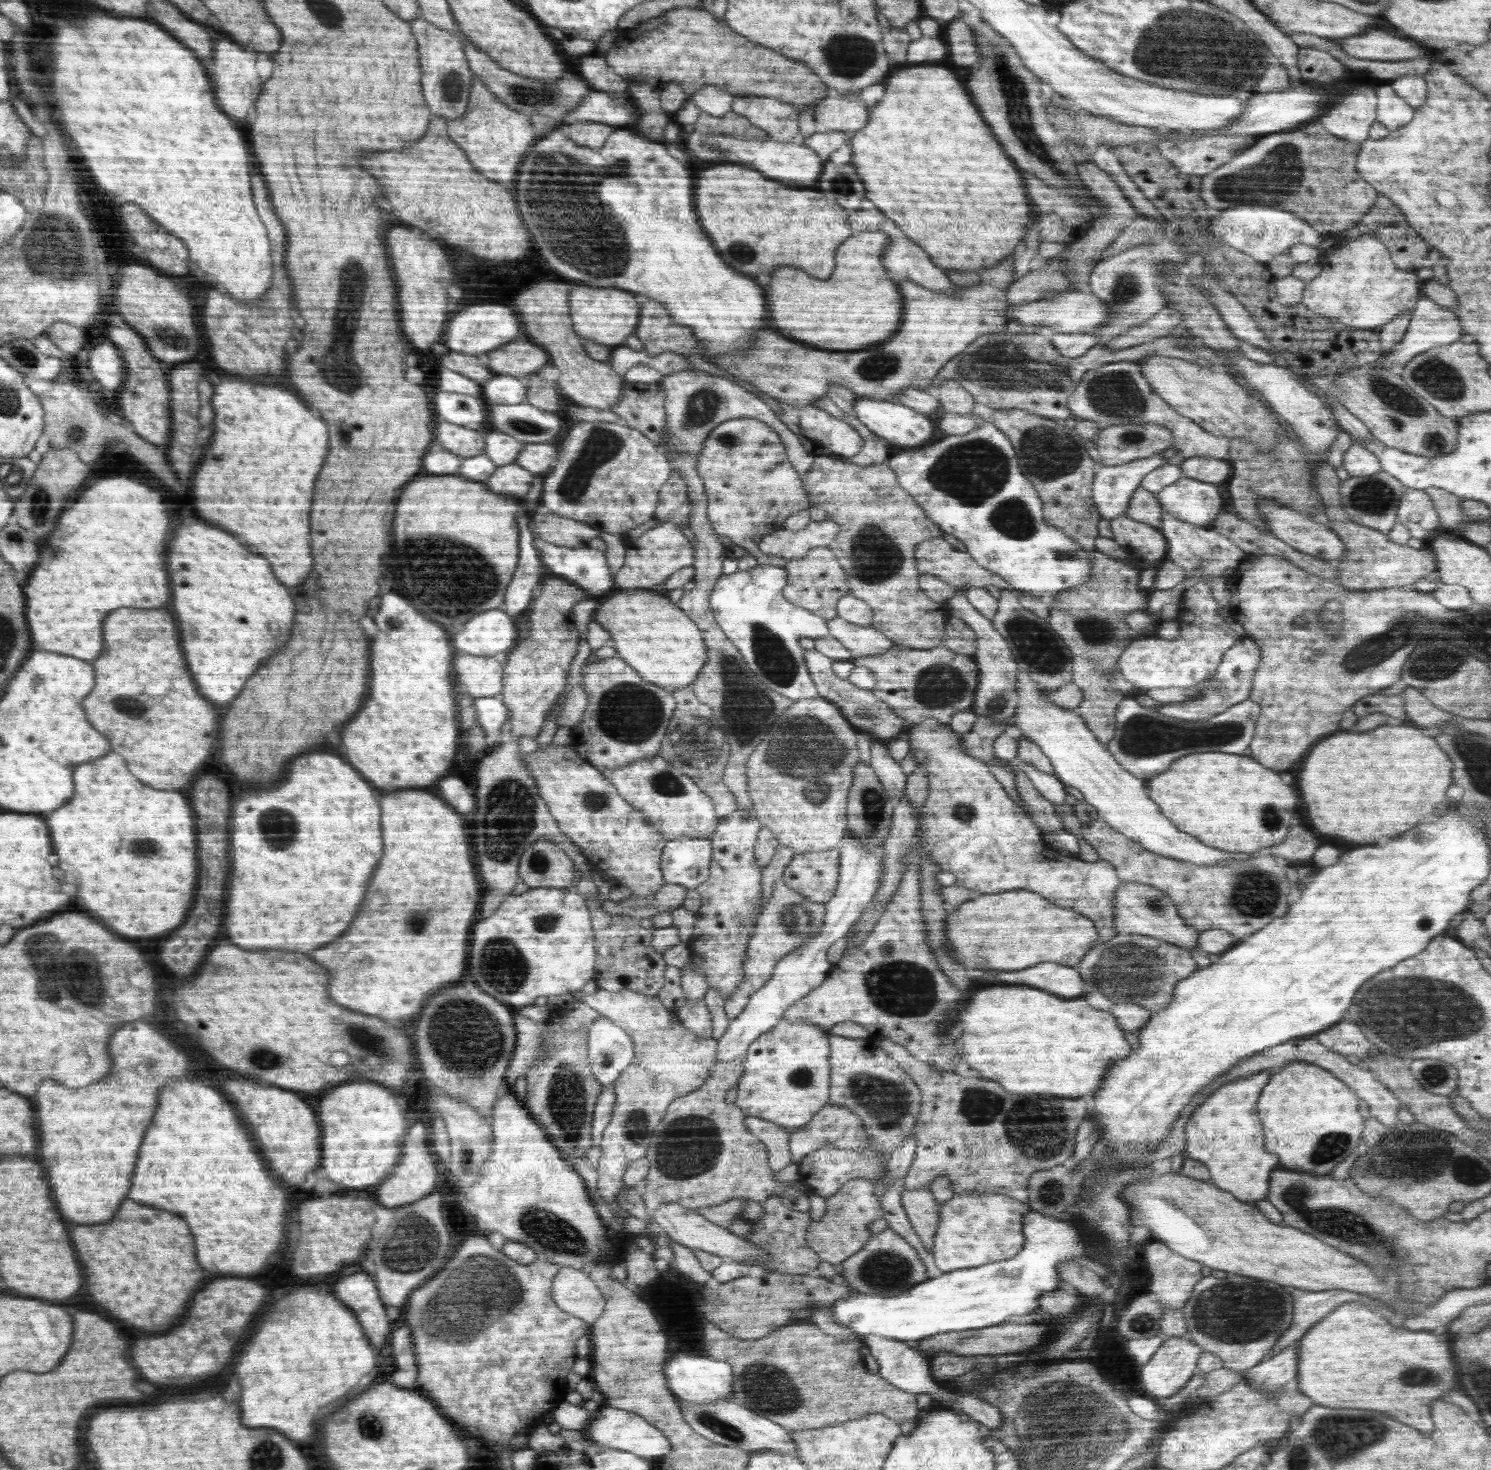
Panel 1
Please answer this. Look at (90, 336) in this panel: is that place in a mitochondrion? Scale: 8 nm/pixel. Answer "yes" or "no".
no

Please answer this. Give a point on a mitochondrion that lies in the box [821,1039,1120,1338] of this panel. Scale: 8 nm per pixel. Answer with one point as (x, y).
(1038, 1127)

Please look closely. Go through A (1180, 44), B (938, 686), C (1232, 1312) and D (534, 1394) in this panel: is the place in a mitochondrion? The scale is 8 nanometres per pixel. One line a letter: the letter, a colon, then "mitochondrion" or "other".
A: mitochondrion
B: mitochondrion
C: mitochondrion
D: other

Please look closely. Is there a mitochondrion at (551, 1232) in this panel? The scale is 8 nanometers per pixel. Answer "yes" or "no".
yes

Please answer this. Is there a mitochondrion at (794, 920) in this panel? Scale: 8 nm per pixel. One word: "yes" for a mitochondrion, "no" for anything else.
yes

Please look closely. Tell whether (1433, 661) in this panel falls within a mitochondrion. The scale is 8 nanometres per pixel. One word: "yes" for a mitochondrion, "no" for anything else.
yes

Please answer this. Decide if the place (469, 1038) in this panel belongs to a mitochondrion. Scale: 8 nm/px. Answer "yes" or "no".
yes

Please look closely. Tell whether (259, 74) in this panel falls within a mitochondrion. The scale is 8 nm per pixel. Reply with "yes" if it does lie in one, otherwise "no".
no

